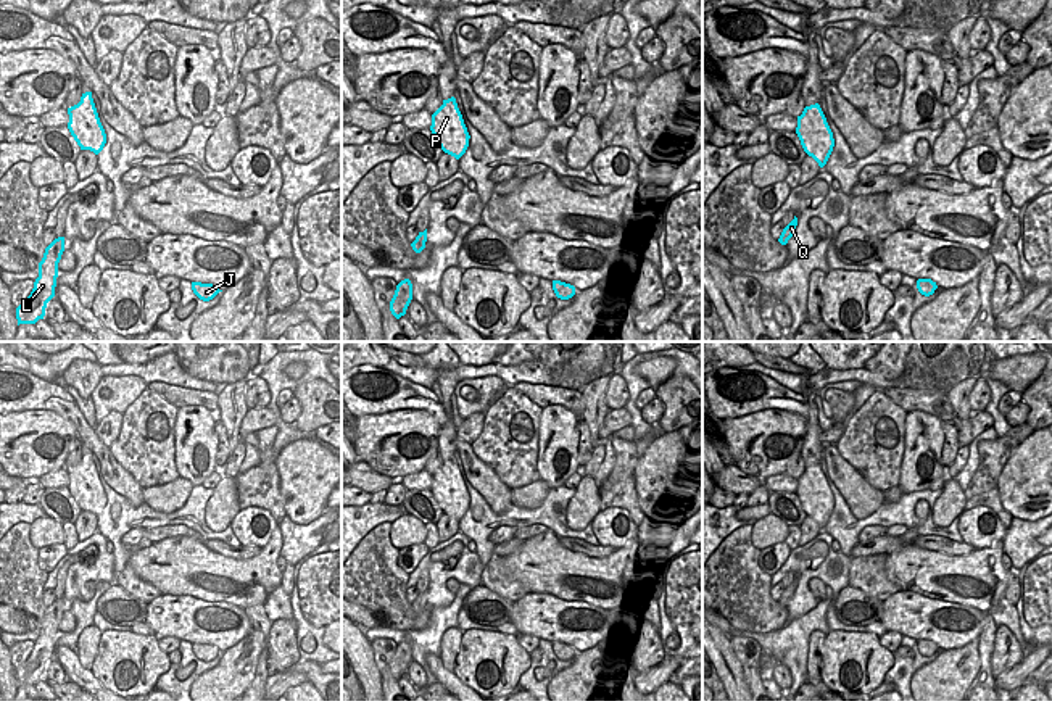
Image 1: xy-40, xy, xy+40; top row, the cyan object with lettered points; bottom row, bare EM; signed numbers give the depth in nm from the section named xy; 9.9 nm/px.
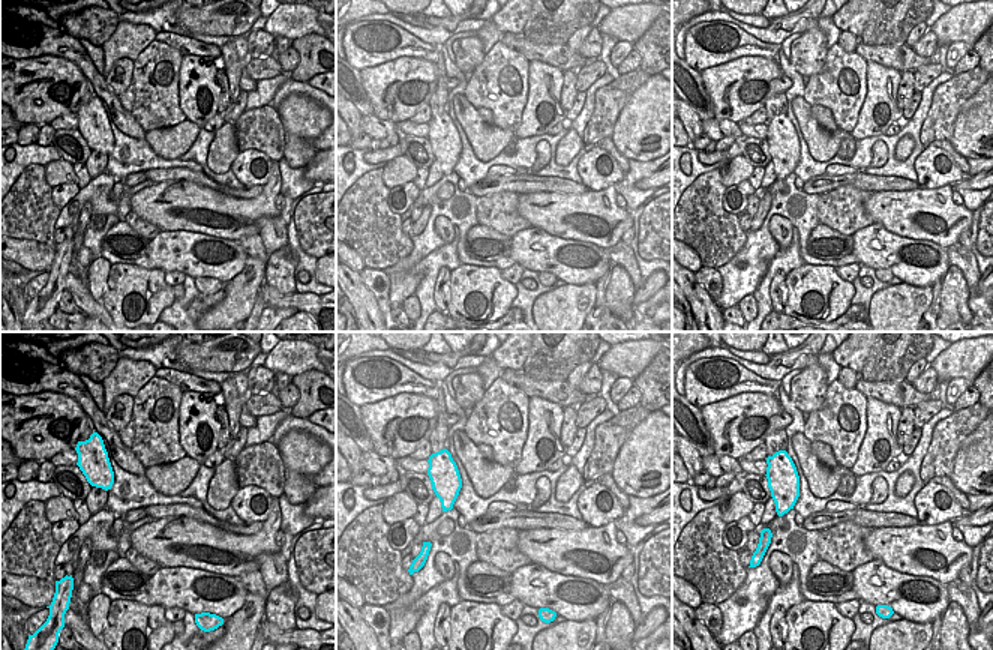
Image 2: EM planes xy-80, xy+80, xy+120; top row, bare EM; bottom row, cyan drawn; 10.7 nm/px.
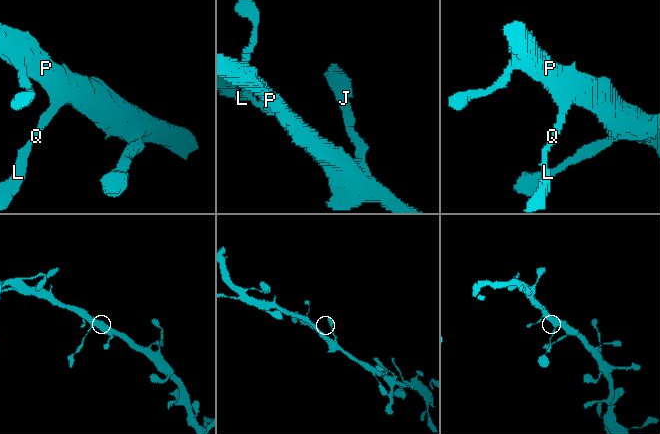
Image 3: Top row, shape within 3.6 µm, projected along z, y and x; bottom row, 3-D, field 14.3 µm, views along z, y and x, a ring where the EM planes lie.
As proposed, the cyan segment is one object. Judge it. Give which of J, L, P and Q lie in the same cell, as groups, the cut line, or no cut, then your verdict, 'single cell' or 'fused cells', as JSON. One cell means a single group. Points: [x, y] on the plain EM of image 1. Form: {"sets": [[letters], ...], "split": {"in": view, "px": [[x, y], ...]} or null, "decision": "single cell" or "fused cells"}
{"sets": [["J", "L", "P", "Q"]], "split": null, "decision": "single cell"}

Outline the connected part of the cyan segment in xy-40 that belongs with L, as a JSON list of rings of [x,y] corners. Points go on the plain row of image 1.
[[[64,598],[55,599],[43,614],[39,624],[39,638],[27,661],[16,669],[16,680],[19,685],[35,685],[43,680],[47,664],[55,657],[58,624],[64,612]]]

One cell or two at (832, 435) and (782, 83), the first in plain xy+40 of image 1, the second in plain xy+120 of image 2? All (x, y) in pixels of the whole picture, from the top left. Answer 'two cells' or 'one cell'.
one cell

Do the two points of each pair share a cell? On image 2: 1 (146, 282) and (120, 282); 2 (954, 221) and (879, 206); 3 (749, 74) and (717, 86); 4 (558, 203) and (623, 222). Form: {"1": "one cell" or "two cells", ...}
{"1": "one cell", "2": "one cell", "3": "one cell", "4": "one cell"}

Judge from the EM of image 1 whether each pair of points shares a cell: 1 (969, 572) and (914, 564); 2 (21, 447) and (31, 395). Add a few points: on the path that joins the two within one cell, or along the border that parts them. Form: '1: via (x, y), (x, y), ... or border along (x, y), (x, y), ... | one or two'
1: via (956, 572), (927, 572) | one
2: border along (16, 411), (52, 410), (65, 419) | two

